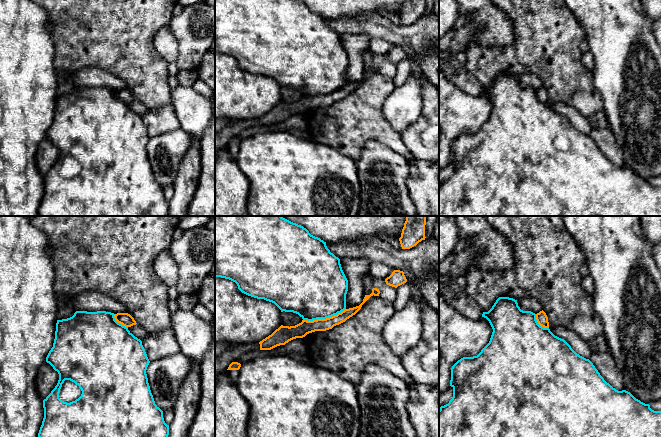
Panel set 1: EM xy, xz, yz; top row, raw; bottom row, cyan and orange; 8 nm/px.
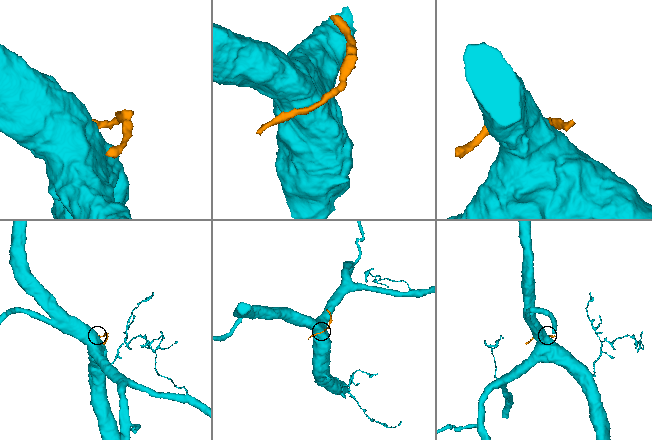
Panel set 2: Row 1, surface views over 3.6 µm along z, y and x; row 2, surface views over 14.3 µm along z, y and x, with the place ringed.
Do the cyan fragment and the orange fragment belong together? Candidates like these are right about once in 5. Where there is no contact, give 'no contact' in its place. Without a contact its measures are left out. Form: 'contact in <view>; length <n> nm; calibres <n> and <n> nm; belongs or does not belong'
contact in xz; length 360 nm; calibres 480 and 120 nm; belongs

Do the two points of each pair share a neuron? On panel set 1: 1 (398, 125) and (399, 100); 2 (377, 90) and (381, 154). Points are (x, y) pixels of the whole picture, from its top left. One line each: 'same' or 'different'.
1: same
2: different

